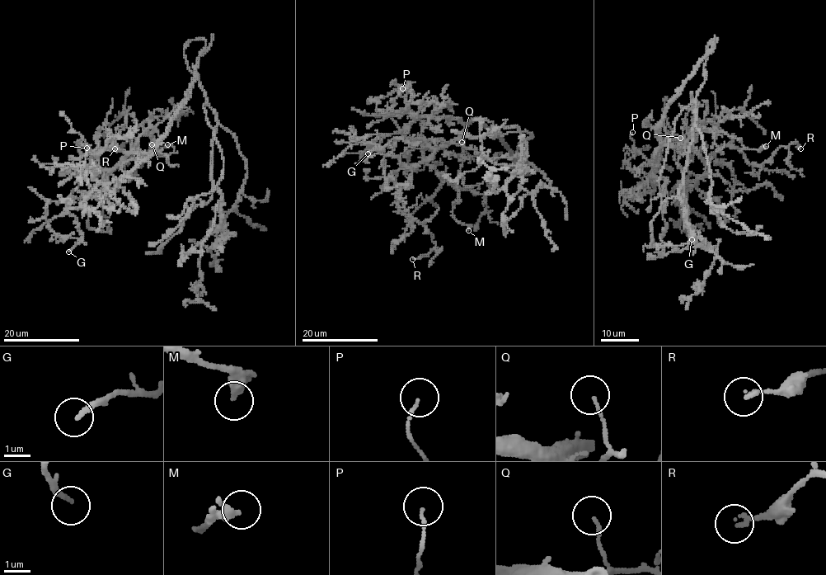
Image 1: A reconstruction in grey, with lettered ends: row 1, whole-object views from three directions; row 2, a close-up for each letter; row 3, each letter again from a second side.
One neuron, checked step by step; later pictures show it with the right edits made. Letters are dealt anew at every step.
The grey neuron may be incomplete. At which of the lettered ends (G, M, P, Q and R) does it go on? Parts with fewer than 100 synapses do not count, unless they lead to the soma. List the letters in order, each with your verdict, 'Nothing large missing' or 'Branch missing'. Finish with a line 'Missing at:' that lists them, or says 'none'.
G: Nothing large missing
M: Nothing large missing
P: Nothing large missing
Q: Nothing large missing
R: Nothing large missing
Missing at: none

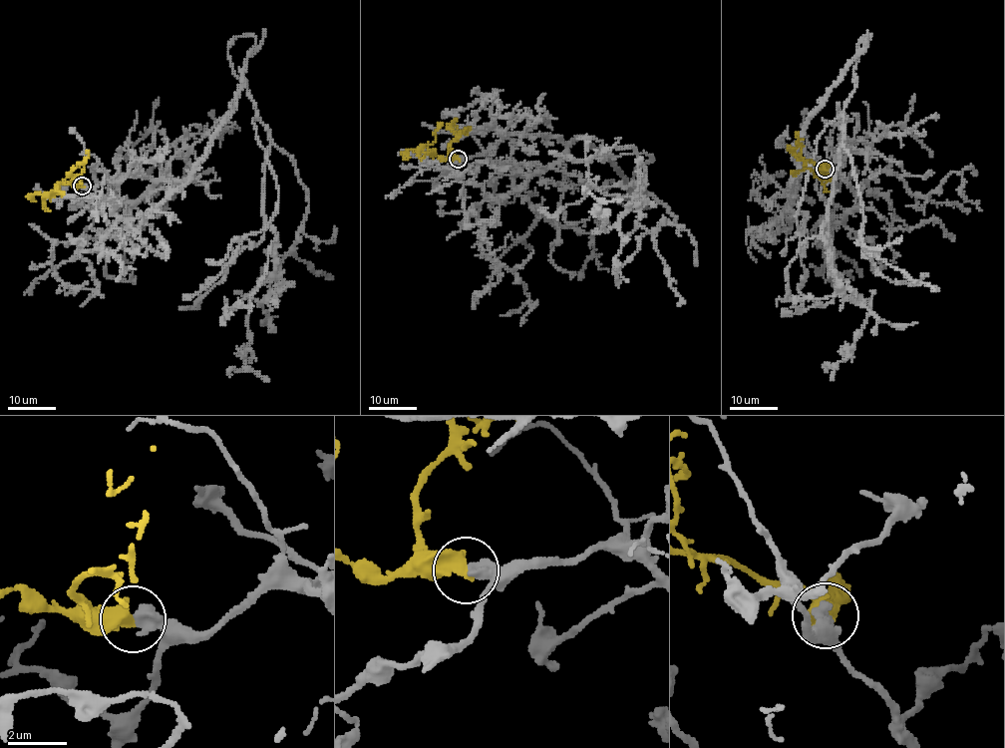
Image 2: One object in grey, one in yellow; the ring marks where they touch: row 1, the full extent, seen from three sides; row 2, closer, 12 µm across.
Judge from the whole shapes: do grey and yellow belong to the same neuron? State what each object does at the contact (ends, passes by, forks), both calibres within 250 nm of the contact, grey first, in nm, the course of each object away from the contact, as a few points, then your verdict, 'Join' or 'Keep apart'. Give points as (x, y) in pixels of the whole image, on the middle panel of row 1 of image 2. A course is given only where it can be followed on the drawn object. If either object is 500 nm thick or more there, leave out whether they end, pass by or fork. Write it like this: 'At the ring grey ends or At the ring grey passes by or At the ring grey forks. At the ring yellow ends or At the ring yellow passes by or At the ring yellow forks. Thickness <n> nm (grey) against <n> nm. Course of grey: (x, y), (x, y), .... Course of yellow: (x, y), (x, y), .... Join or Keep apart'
Thickness 480 nm (grey) against 550 nm. Course of grey: (458, 158), (541, 174), (583, 139), (638, 210), (622, 205), (644, 184), (602, 229), (600, 203), (622, 200). Course of yellow: (458, 158), (438, 158), (428, 148), (436, 139), (433, 133), (442, 122). Keep apart

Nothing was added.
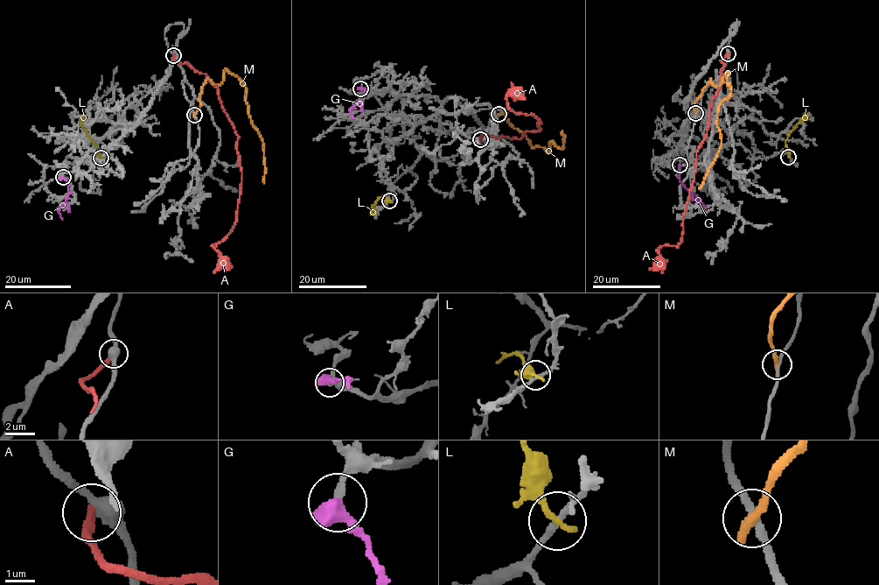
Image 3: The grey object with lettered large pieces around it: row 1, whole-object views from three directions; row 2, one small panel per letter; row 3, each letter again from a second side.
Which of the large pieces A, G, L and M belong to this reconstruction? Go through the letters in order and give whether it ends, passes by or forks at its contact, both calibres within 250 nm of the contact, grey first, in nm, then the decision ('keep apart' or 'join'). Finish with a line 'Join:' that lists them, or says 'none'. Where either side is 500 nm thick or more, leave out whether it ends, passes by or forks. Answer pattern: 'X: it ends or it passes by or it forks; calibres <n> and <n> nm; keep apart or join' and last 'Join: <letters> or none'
A: it ends; calibres 440 and 360 nm; keep apart
G: calibres 200 and 650 nm; join
L: it ends; calibres 200 and 240 nm; keep apart
M: it ends; calibres 240 and 380 nm; keep apart
Join: G

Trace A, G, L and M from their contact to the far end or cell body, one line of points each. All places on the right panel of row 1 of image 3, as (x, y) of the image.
A: (728, 53), (721, 60), (720, 88), (696, 152), (681, 242), (658, 250), (662, 271)
G: (680, 165), (677, 172), (680, 182), (705, 209)
L: (789, 157), (785, 144), (788, 135), (806, 114)
M: (696, 114), (704, 87), (728, 72), (719, 152), (699, 189)

